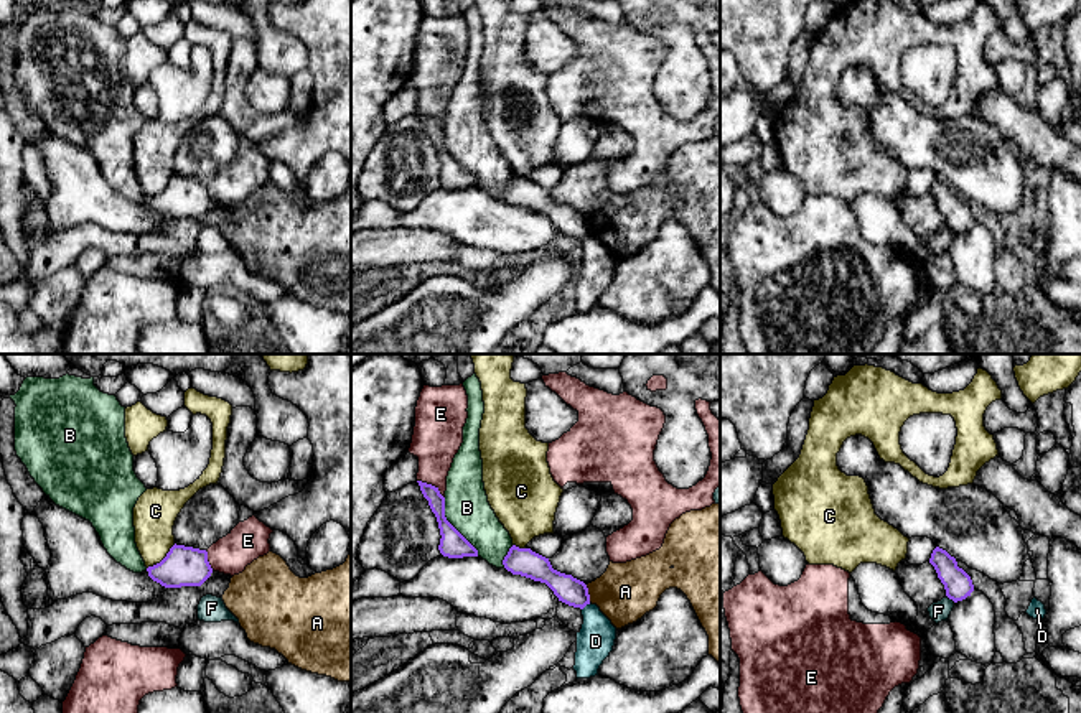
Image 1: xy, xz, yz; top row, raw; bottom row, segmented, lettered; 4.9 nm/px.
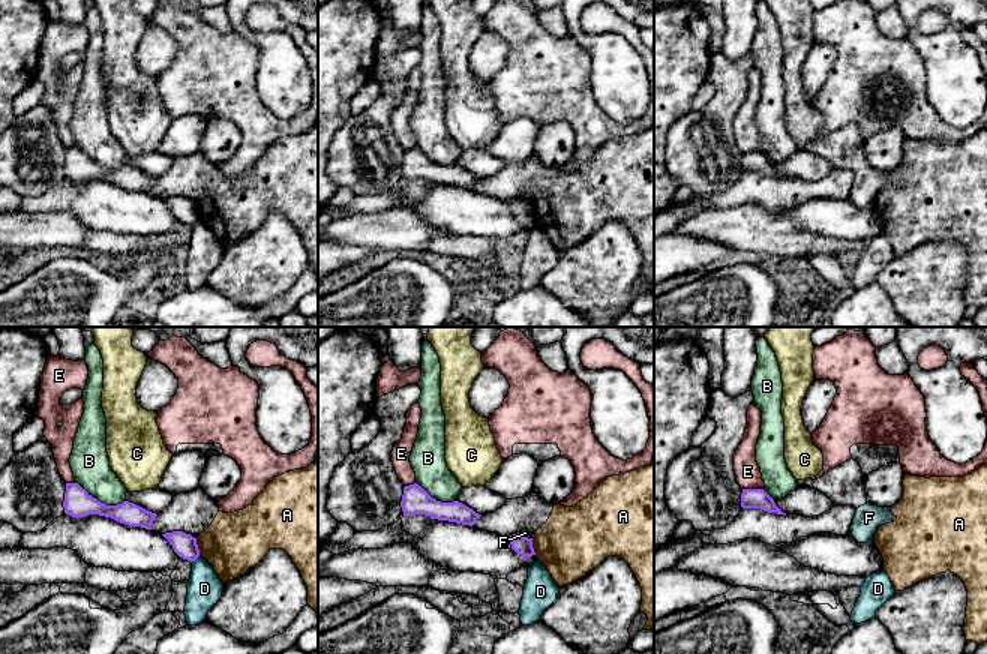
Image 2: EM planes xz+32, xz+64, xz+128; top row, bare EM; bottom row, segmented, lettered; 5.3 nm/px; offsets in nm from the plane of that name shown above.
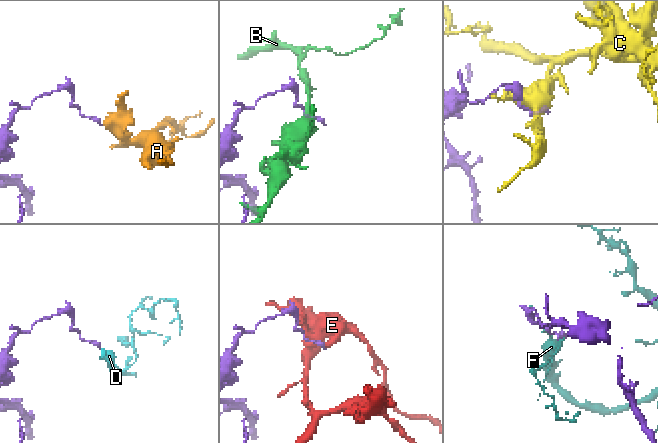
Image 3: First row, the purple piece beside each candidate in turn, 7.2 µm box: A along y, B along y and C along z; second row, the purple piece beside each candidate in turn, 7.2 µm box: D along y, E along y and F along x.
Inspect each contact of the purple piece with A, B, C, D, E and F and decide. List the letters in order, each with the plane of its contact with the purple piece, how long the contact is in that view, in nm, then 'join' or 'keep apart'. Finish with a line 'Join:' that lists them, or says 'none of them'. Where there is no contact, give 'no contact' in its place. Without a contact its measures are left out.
A: xz | 90 nm | keep apart
B: xz | 340 nm | keep apart
C: xy | 190 nm | keep apart
D: xz | 60 nm | keep apart
E: xz | 160 nm | keep apart
F: yz | 60 nm | keep apart
Join: none of them

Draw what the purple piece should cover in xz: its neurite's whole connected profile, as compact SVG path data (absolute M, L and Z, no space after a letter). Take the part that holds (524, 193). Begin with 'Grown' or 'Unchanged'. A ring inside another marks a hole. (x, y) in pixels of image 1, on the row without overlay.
Unchanged. M512 176L504 188L503 196L512 206L545 214L559 232L569 237L583 240L590 235L588 219L583 212L554 201L549 189L532 183L531 179Z

